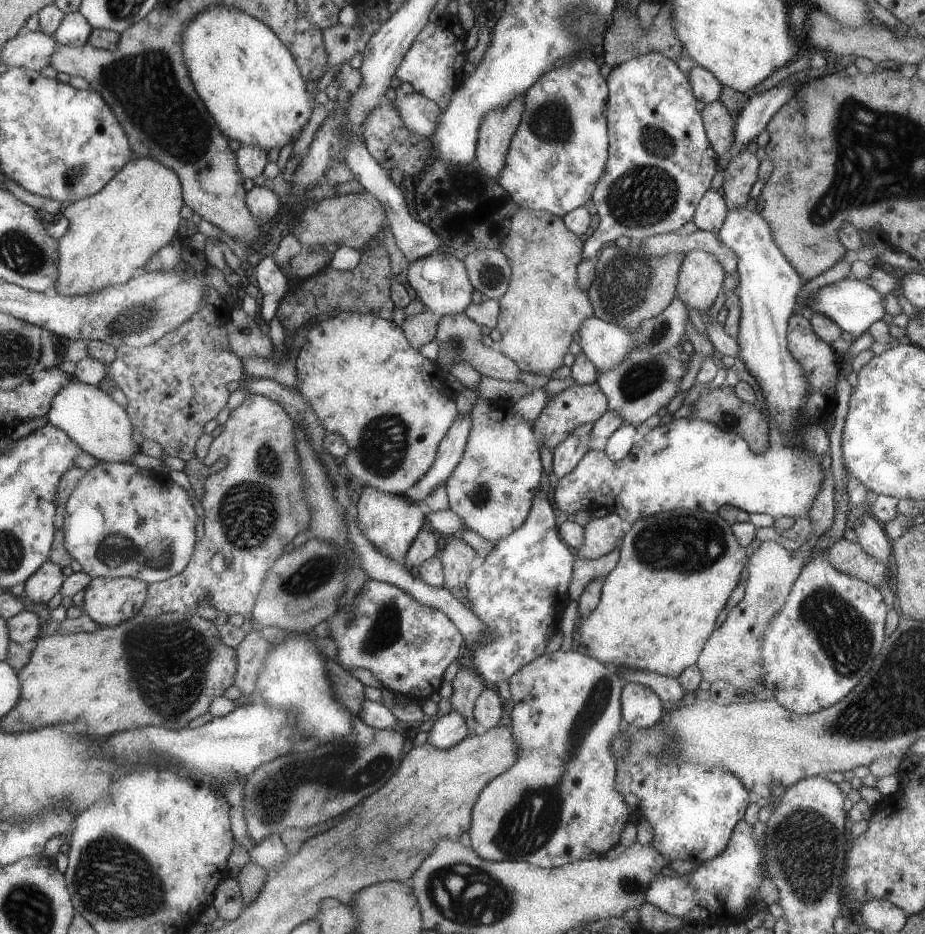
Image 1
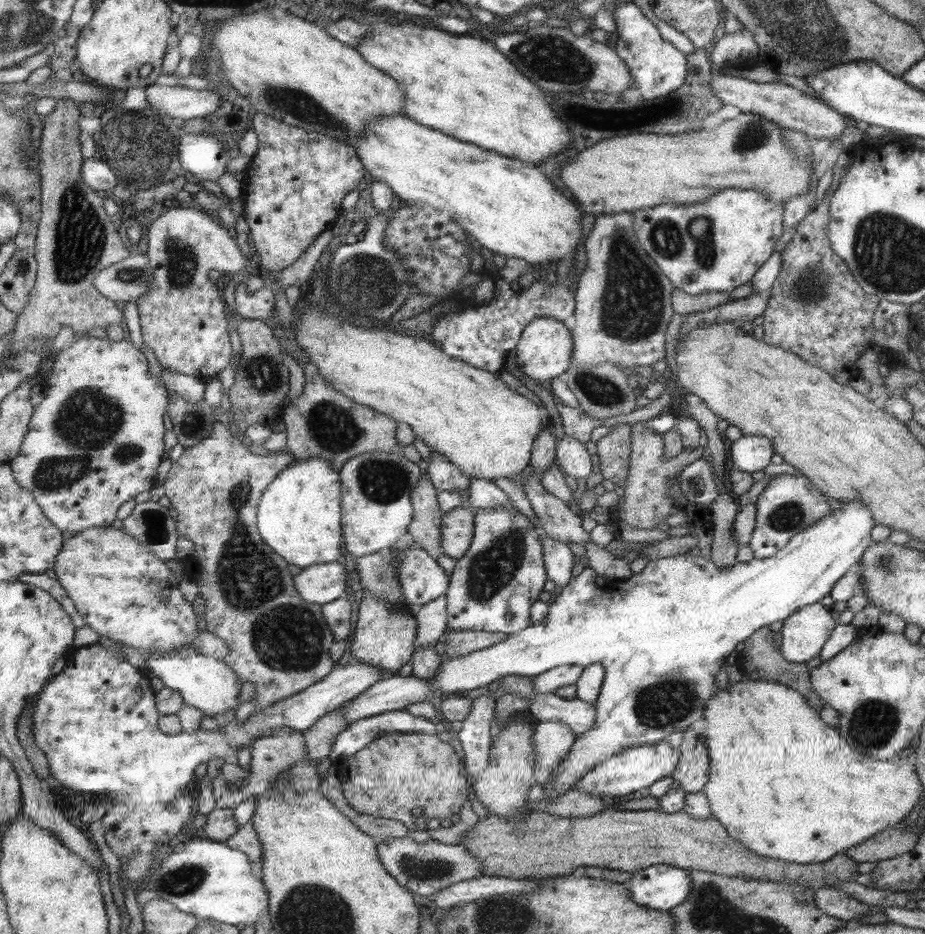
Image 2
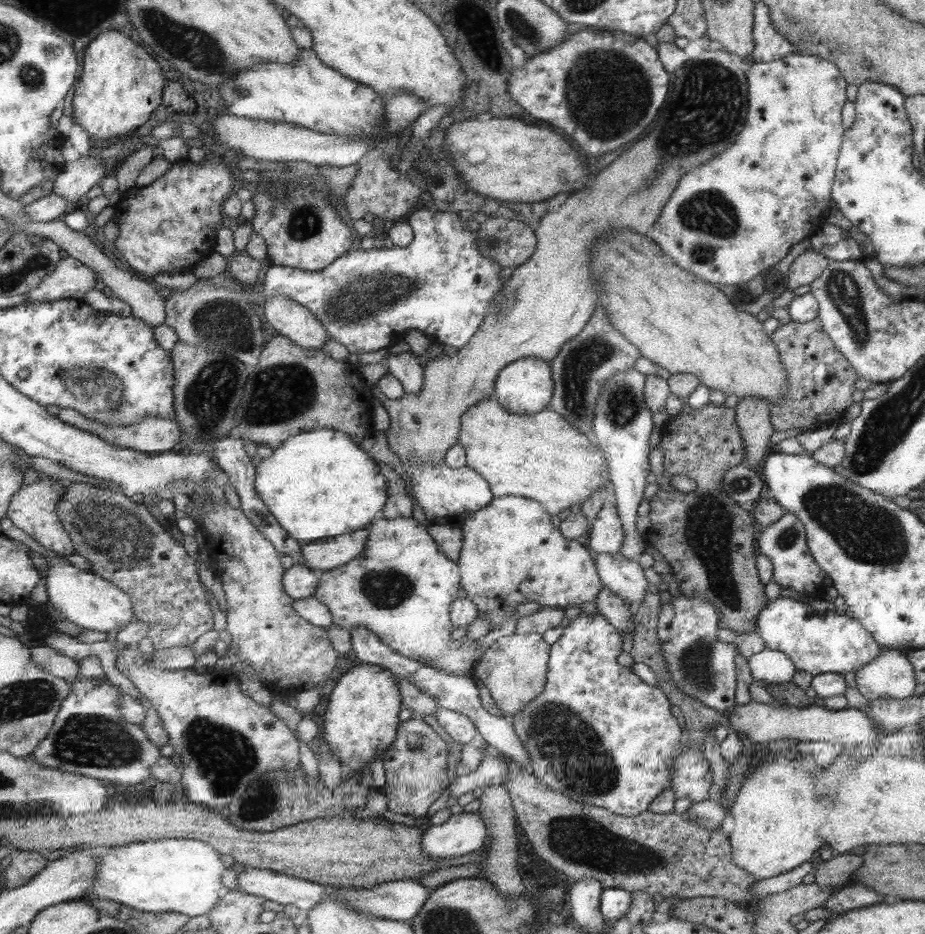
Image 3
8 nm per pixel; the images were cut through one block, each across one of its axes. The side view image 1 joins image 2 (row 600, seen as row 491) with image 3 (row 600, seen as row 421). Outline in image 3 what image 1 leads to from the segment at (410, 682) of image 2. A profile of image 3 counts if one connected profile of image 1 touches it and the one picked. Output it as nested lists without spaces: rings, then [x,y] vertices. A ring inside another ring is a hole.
[[[685,594],[673,596],[665,604],[660,604],[657,614],[657,639],[659,649],[663,655],[663,663],[667,669],[668,679],[682,694],[701,702],[708,708],[722,713],[734,705],[734,691],[736,688],[735,651],[733,643],[720,642],[717,638],[717,628],[720,626],[720,611],[713,606],[713,602],[703,598],[695,598]]]

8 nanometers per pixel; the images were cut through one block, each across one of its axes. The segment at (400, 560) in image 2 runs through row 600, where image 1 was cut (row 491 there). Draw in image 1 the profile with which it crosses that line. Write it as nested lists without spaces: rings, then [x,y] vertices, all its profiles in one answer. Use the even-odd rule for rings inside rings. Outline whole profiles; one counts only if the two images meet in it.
[[[458,410],[455,422],[440,440],[436,450],[435,462],[421,478],[409,487],[403,495],[410,501],[421,503],[439,483],[445,483],[449,473],[461,458],[470,429],[470,416]]]

